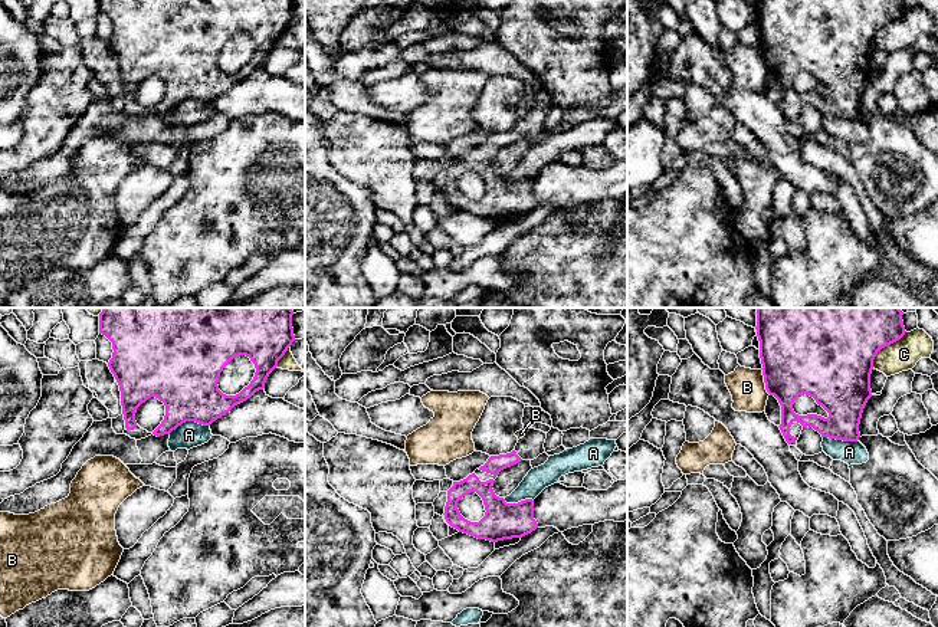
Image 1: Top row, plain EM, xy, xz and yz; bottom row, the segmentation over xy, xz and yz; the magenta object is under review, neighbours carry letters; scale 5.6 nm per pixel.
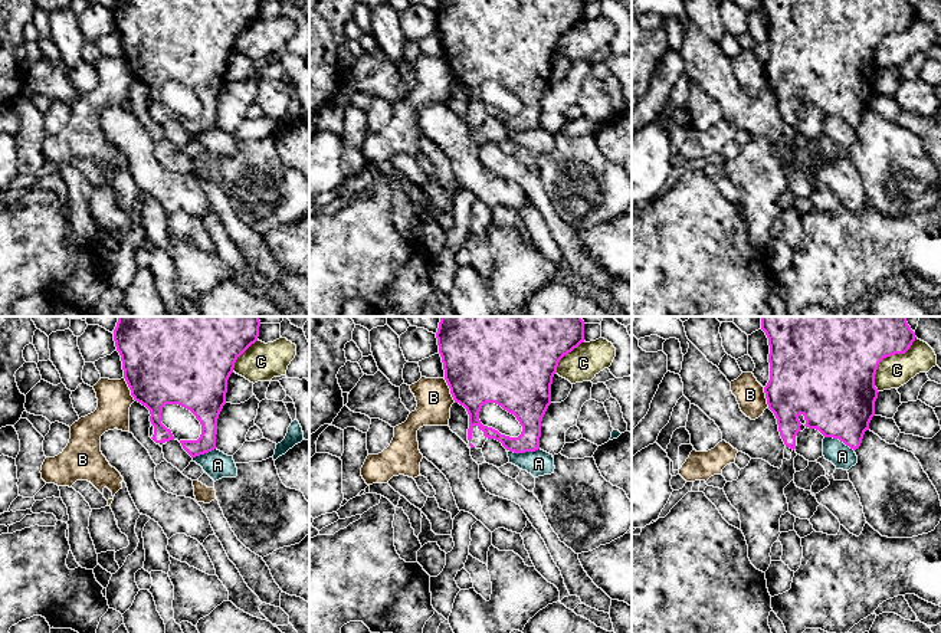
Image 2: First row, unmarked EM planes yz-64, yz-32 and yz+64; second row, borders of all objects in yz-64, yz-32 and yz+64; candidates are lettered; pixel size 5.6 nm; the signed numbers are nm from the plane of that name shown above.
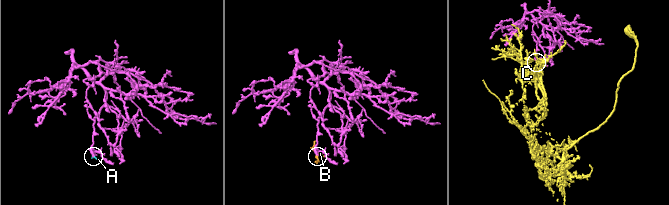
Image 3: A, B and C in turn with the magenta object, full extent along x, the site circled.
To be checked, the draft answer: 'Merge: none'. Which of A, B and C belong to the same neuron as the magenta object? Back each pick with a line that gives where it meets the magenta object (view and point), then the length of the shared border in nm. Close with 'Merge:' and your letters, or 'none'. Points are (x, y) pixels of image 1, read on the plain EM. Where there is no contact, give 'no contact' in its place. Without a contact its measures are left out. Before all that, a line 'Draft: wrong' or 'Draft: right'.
Draft: right
Merge: none

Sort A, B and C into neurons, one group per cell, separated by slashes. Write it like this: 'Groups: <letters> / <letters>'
Groups: A / B / C

